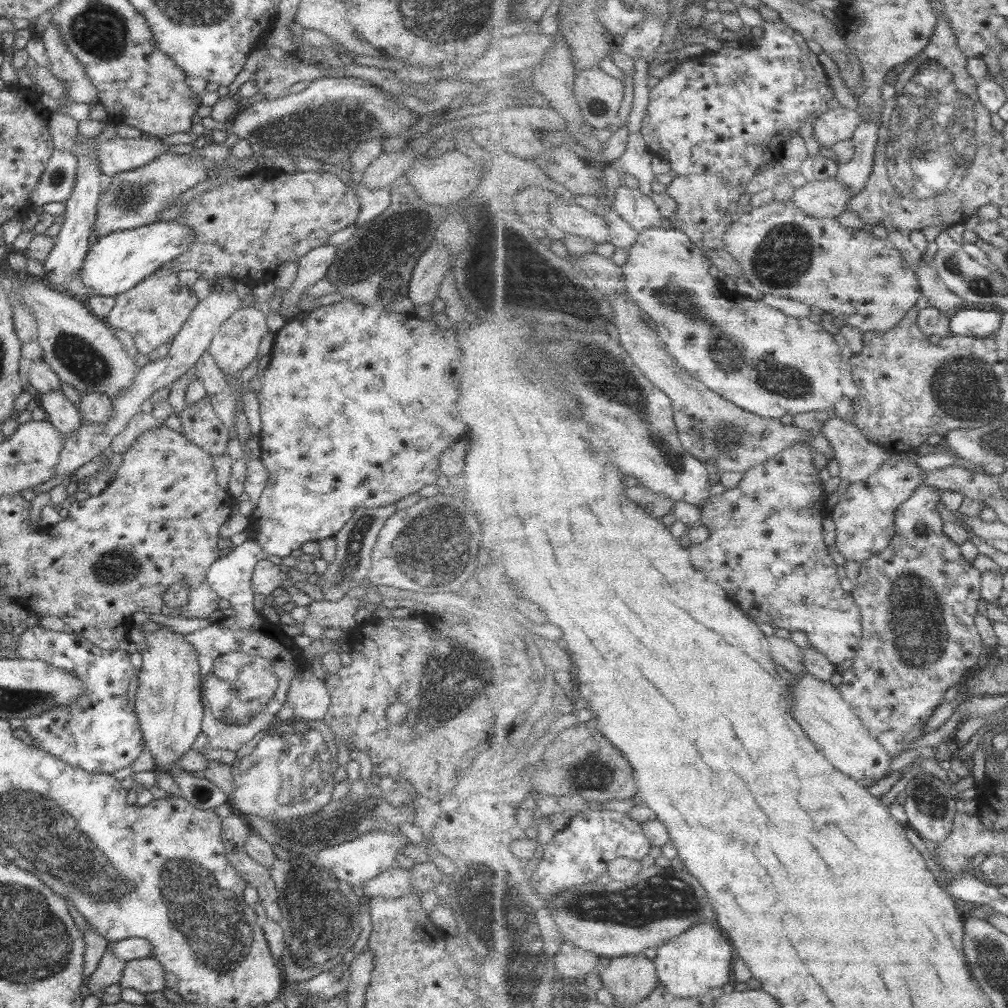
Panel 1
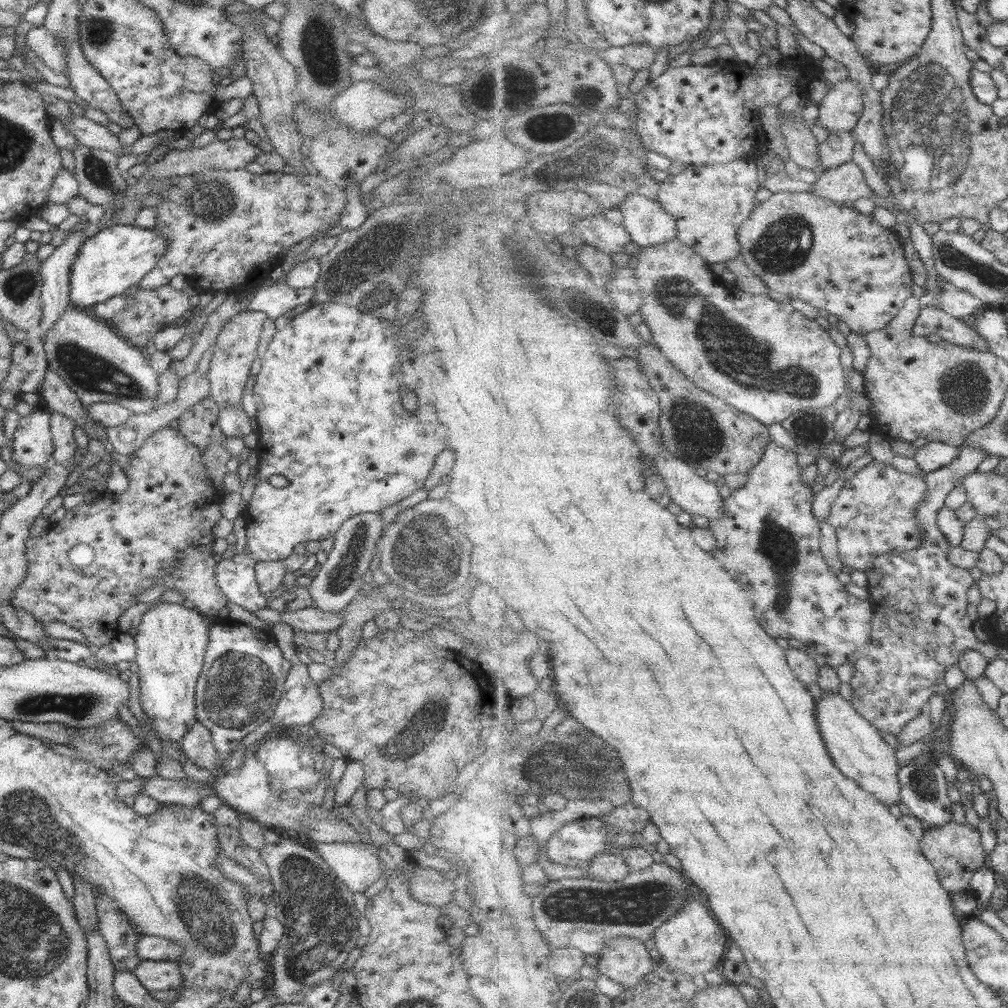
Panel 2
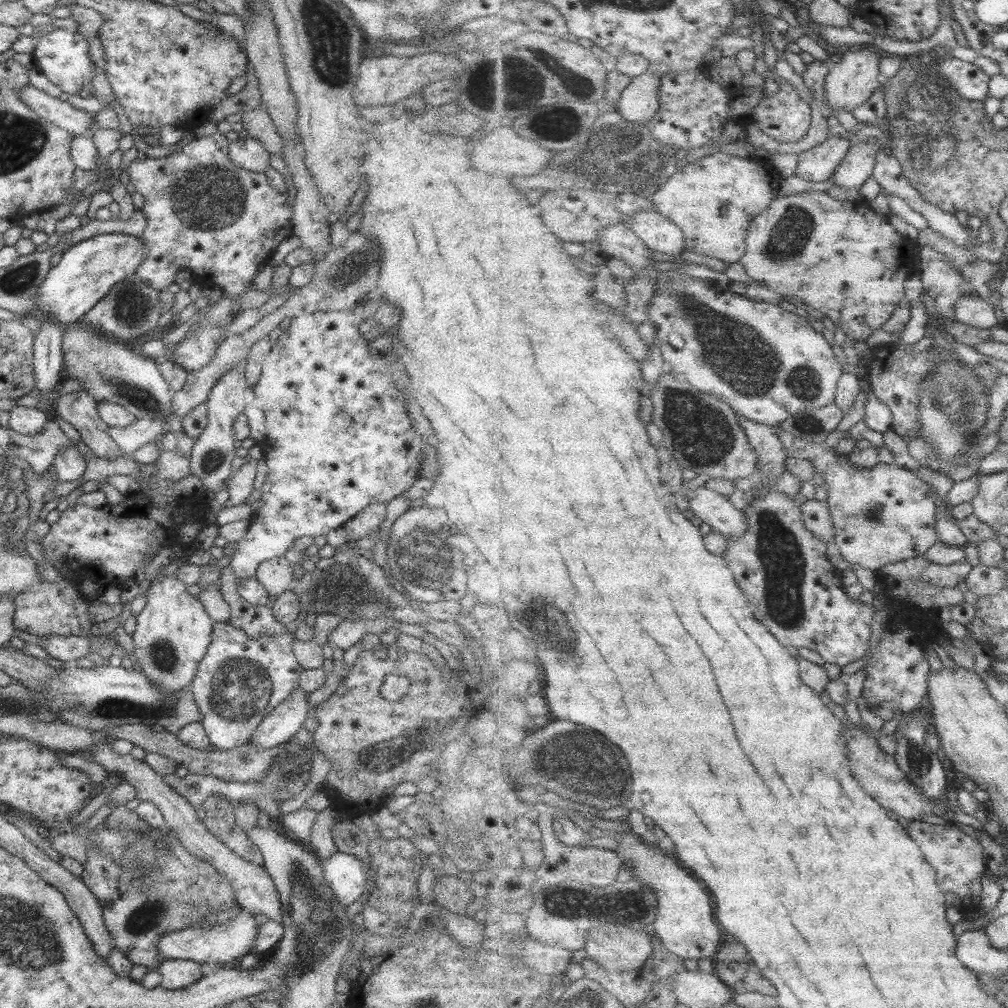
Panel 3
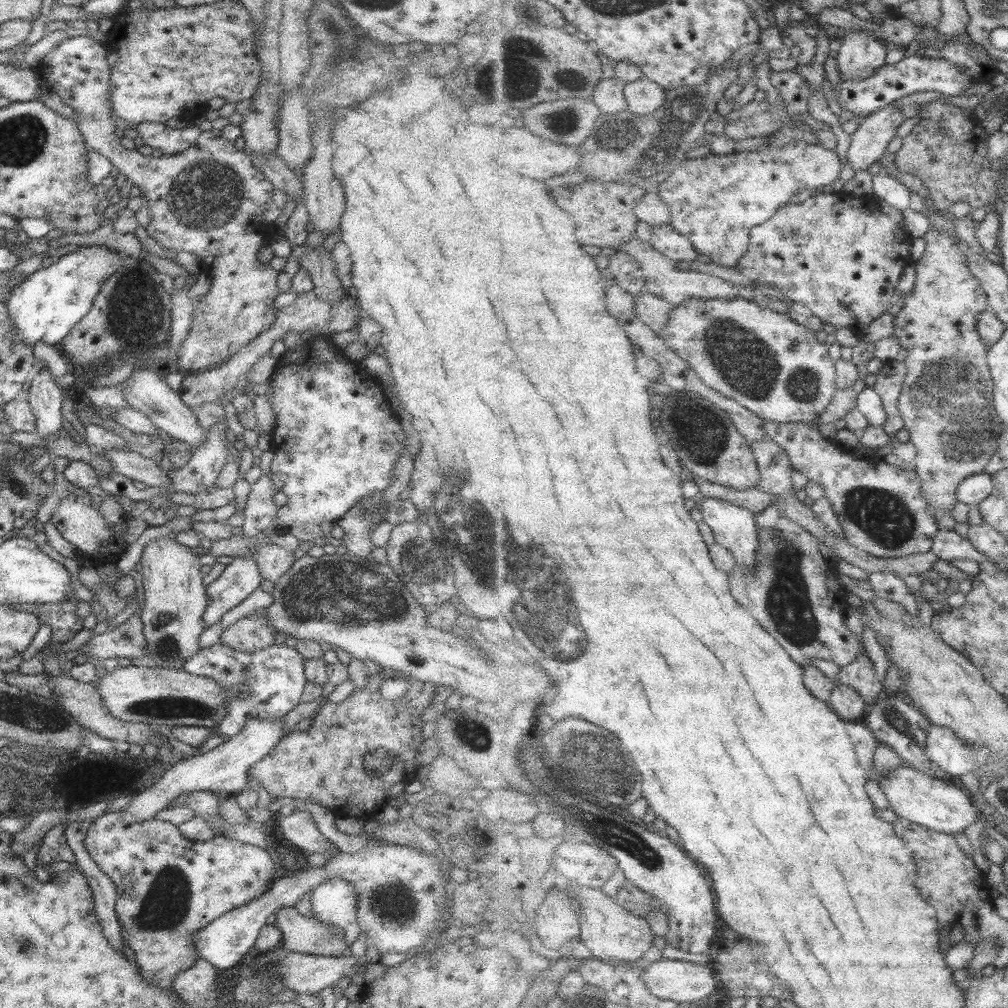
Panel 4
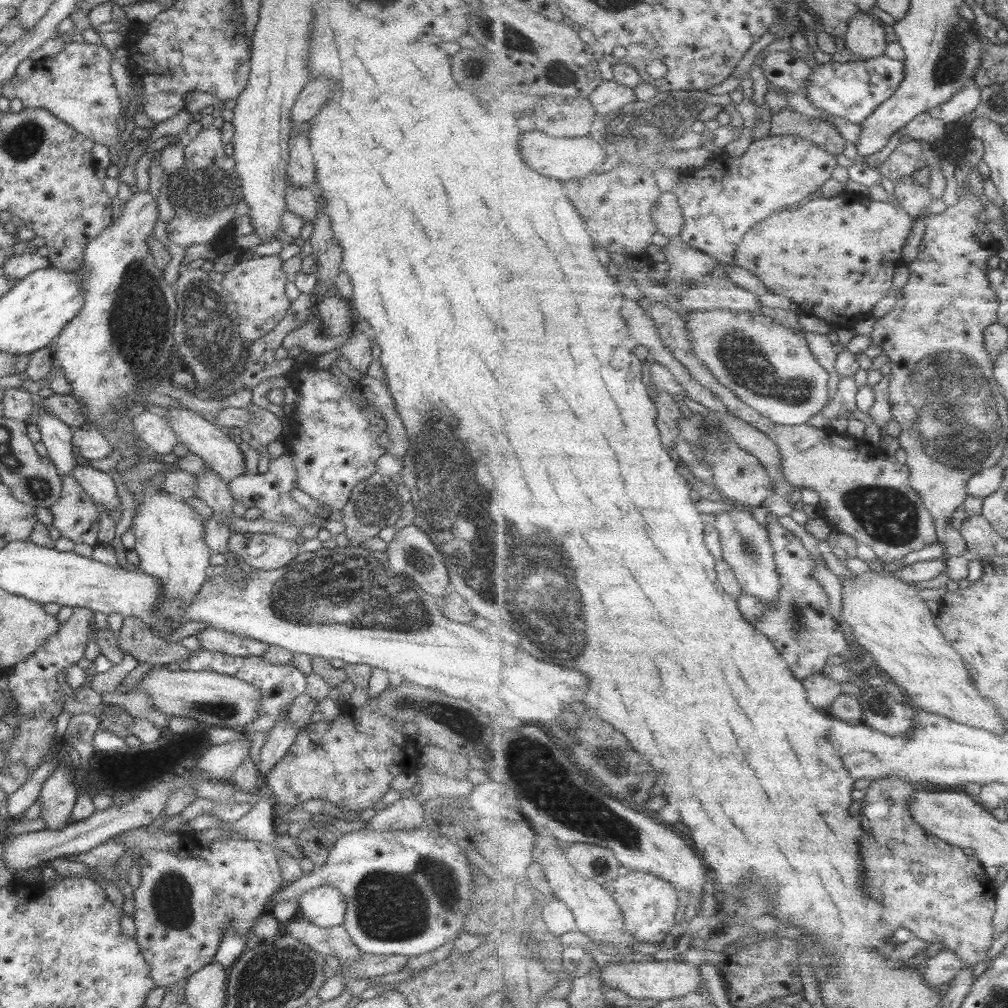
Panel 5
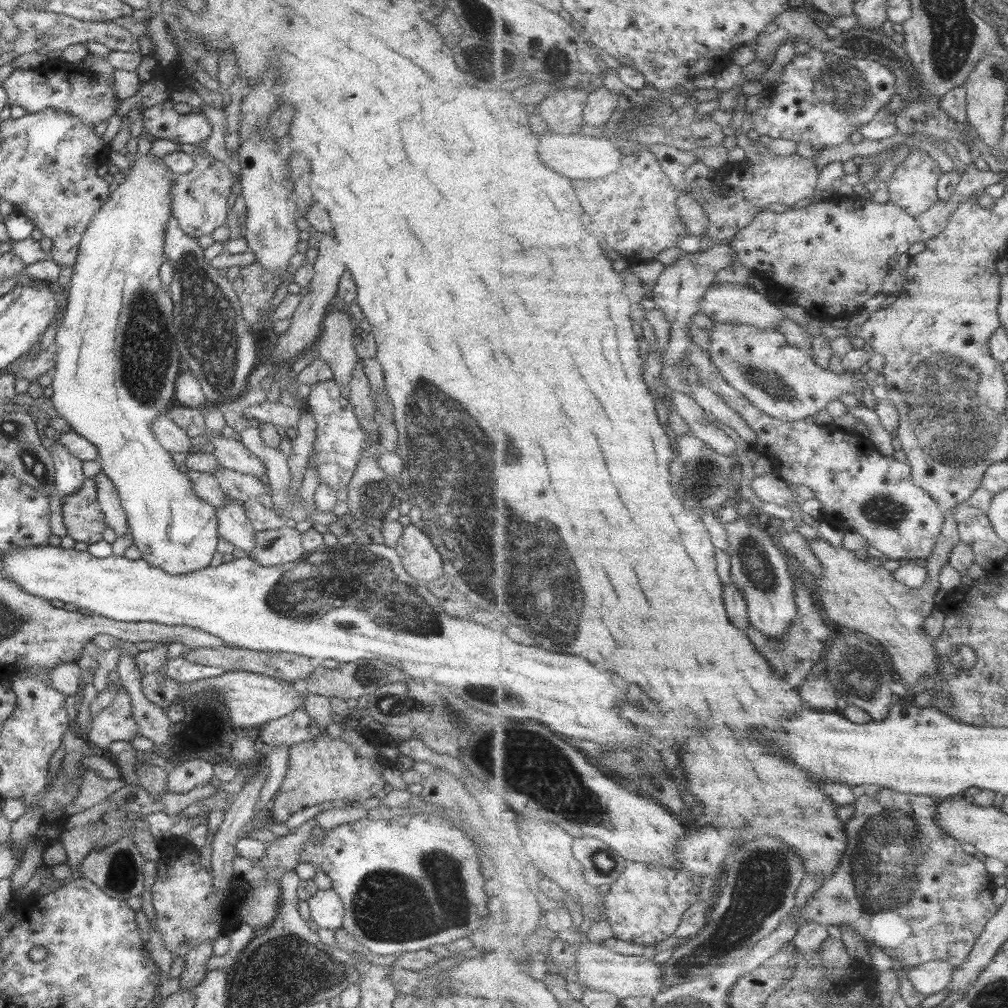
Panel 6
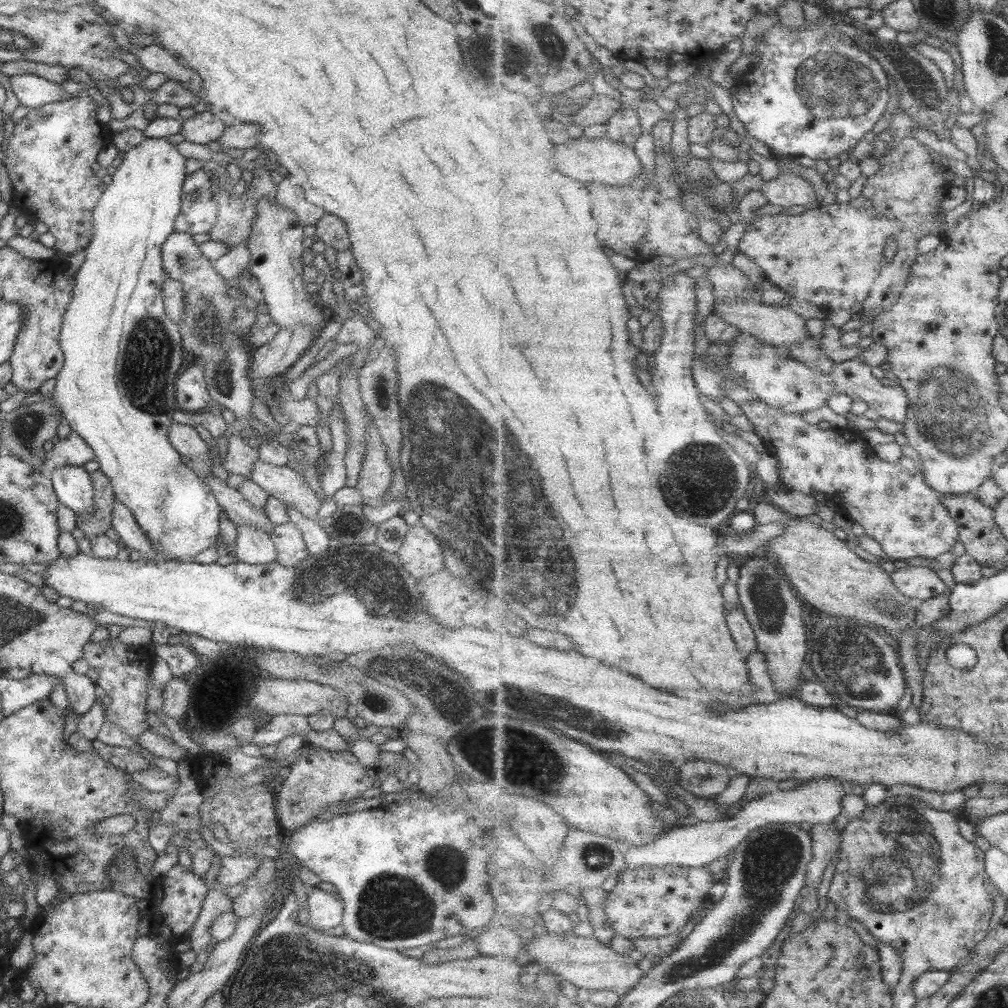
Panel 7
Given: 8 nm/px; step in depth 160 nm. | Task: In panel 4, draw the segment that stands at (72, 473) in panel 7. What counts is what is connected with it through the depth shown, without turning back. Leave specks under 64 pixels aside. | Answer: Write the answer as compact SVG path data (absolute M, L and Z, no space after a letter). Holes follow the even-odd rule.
M43 367L41 370L38 370L38 372L33 371L31 379L31 384L23 394L23 397L35 418L35 432L37 432L37 436L43 440L55 440L57 434L61 432L61 422L64 420L60 412L61 392L64 389L53 381L54 376L51 375L47 367Z

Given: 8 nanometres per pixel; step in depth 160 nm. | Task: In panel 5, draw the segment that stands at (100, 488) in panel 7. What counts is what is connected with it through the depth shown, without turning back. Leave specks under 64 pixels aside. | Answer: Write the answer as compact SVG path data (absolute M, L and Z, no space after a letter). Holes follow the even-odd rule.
M63 474L60 480L60 496L48 508L52 516L52 526L60 532L61 537L74 544L86 544L92 548L97 546L98 514L94 502L71 475Z

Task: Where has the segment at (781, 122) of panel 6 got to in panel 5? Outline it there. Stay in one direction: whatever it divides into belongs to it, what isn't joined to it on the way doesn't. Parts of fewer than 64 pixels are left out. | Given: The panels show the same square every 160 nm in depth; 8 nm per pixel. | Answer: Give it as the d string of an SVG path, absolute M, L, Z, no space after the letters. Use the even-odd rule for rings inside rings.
M885 55L867 61L847 63L831 61L816 65L812 69L813 73L805 92L807 98L814 106L827 111L829 116L845 118L859 125L867 121L876 112L878 106L888 101L905 79L904 62L893 60Z

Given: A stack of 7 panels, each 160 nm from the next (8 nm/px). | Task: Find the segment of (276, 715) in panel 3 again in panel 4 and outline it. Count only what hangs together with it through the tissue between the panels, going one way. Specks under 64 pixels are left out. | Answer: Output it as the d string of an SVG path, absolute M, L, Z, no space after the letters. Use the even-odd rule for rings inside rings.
M283 717L276 719L247 718L243 728L235 736L225 739L220 745L206 753L177 761L170 769L164 771L155 784L142 792L135 793L131 801L120 809L122 819L125 819L126 822L151 819L158 810L165 809L167 804L183 791L189 793L193 791L217 792L220 796L241 792L244 788L249 787L246 770L273 749L283 735Z

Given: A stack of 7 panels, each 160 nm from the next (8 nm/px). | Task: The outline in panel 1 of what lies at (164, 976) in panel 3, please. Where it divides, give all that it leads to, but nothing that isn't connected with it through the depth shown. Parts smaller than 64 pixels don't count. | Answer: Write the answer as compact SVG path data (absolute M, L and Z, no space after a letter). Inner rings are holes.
M150 957L125 961L118 984L141 993L161 991L165 984L163 969Z

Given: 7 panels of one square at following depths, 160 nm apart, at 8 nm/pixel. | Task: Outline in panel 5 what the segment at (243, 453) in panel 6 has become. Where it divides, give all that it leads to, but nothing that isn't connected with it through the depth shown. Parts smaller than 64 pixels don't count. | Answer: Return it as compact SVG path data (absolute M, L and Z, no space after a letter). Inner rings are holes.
M168 407L165 410L167 410L167 414L165 414L167 425L175 433L177 447L181 452L190 453L202 459L203 463L225 483L243 475L245 472L243 454L224 430L200 418L193 411Z

